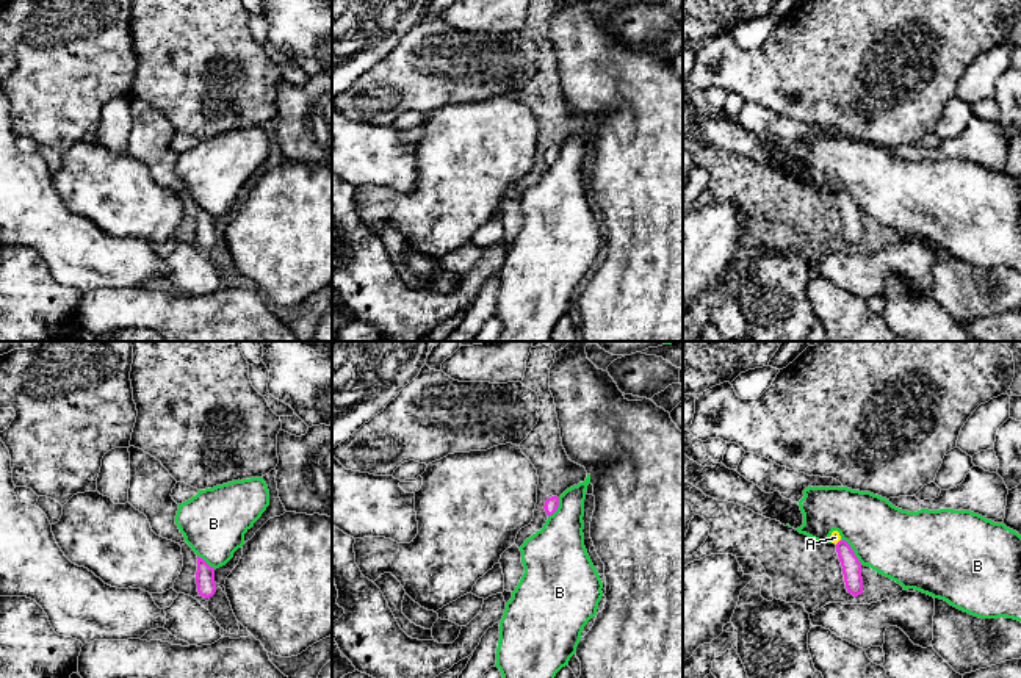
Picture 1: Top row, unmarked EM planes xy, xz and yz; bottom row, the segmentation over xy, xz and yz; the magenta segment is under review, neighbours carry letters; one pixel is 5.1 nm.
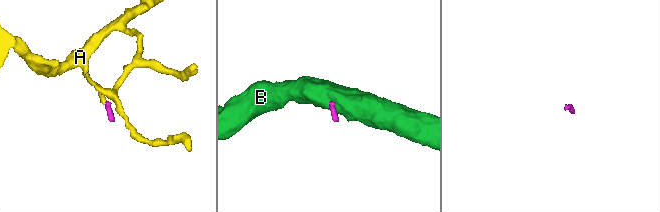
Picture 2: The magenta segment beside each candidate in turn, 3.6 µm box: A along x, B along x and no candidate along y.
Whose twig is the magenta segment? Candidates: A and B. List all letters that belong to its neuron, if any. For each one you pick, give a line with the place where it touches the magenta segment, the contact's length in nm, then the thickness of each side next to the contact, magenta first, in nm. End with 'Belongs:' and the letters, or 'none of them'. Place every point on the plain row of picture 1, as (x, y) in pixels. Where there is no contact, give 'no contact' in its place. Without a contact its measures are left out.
A: yz (838, 191) | 40 nm | 100/60 nm
Belongs: A

